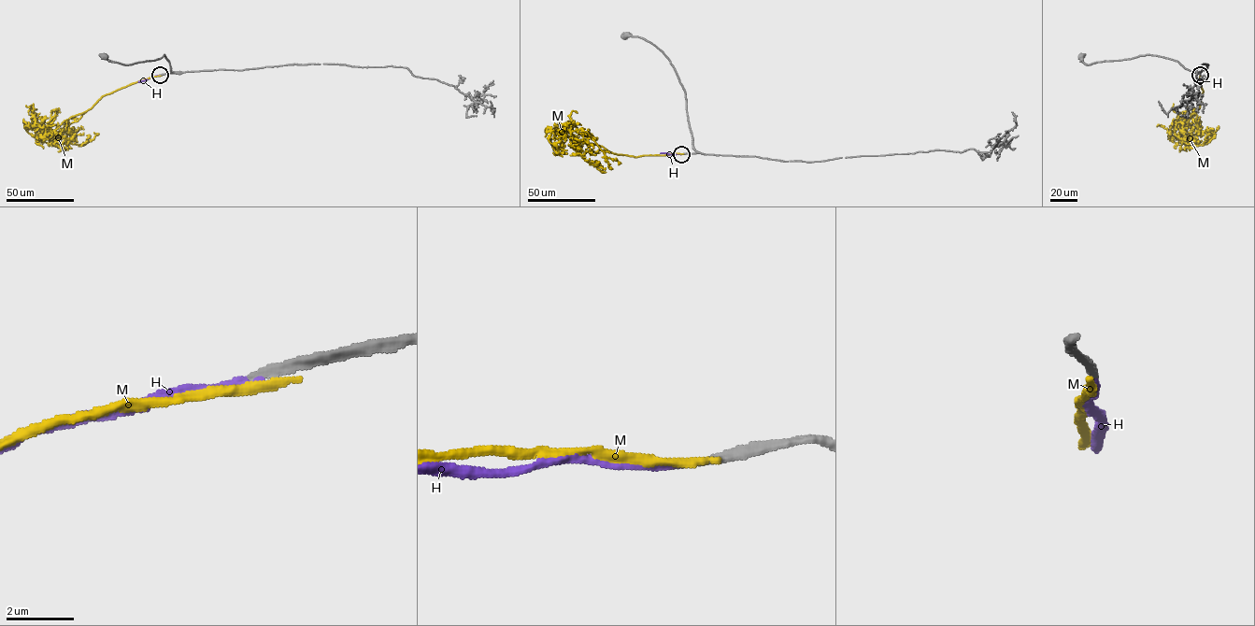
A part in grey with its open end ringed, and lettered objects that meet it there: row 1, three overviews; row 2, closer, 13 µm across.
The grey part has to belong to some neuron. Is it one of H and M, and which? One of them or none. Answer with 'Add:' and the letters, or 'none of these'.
Add: H

